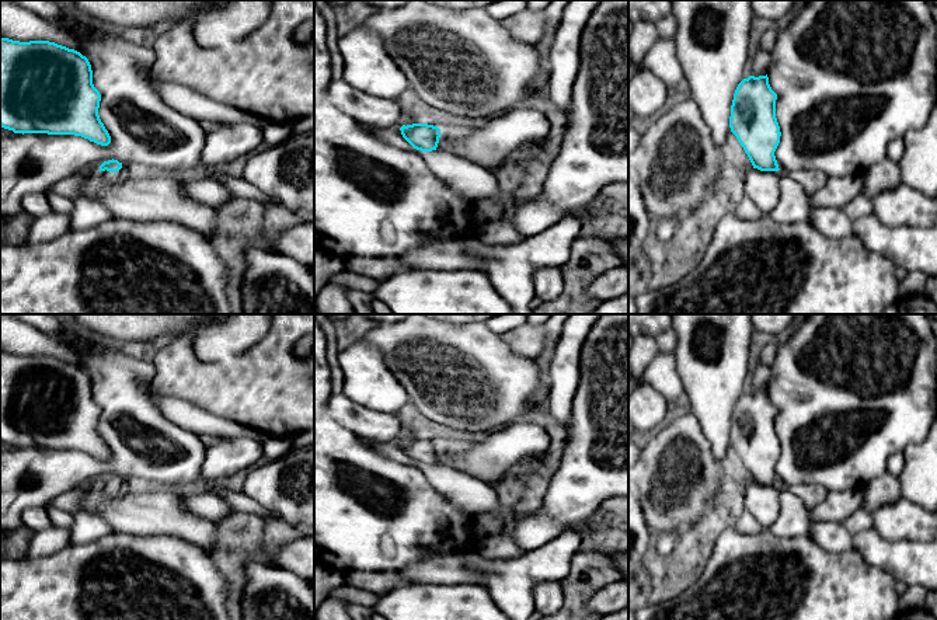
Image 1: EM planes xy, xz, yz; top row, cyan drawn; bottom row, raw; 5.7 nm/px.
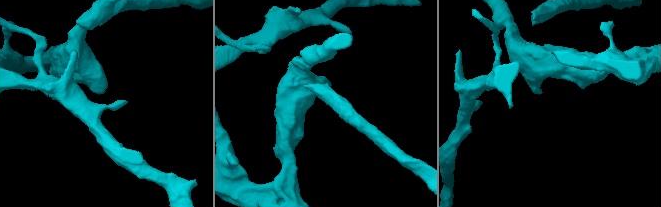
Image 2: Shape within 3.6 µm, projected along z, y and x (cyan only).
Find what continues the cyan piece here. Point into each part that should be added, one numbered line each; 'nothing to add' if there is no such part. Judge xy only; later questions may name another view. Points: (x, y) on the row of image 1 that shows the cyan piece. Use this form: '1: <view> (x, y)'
1: xy (124, 173)

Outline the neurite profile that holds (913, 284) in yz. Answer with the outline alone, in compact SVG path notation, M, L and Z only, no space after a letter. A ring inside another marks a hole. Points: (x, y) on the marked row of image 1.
M908 272L906 276L899 281L899 297L923 295L927 278L929 276L924 272Z

